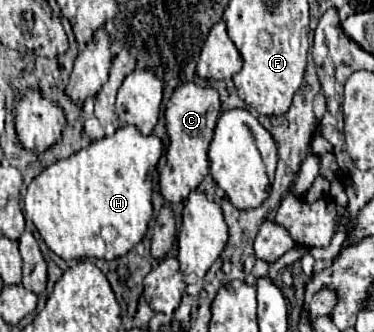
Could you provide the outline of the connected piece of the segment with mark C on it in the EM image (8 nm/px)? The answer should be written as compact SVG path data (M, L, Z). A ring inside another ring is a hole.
M187 82L173 92L165 108L167 134L169 134L167 162L159 172L159 186L165 200L183 202L189 196L189 192L195 190L201 184L201 180L209 174L207 150L213 140L213 130L219 116L221 116L221 102L219 92L215 88Z

